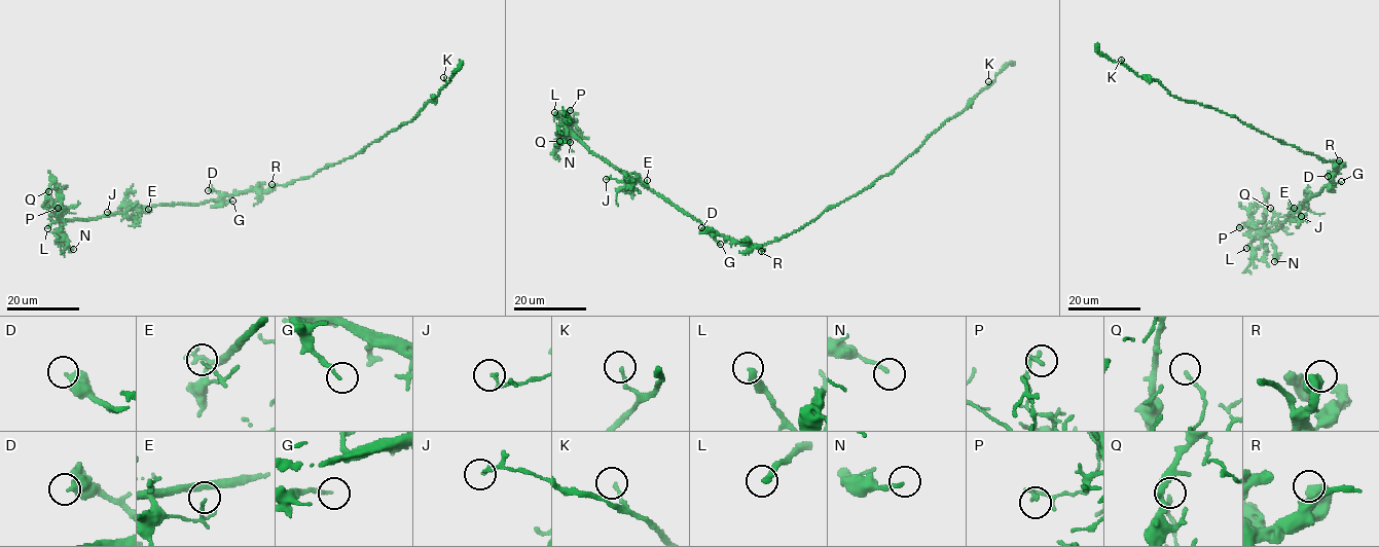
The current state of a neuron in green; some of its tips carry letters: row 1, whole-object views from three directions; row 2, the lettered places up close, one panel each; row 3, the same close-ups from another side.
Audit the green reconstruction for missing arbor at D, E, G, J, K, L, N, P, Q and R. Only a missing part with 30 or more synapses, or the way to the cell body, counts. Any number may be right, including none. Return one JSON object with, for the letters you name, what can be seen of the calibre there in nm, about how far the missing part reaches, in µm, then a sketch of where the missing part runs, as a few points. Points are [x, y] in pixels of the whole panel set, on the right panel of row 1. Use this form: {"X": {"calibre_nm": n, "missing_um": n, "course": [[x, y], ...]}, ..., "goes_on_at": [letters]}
{"L": {"calibre_nm": 280, "missing_um": 25, "course": [[1246, 248], [1235, 255], [1204, 255], [1236, 272]]}, "goes_on_at": ["L"]}

